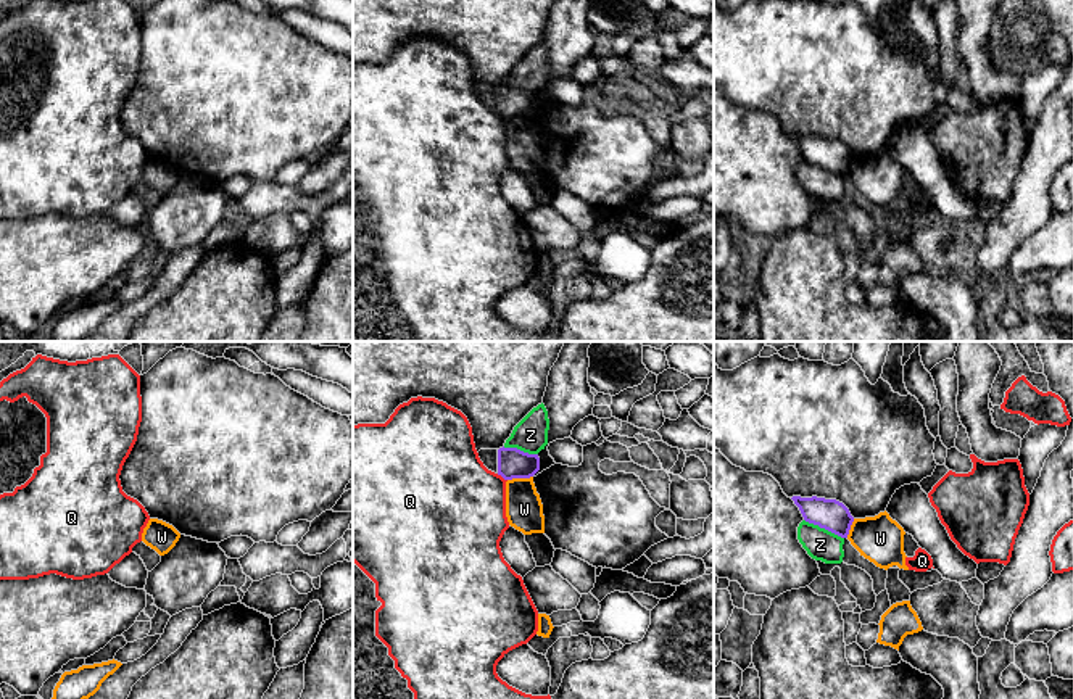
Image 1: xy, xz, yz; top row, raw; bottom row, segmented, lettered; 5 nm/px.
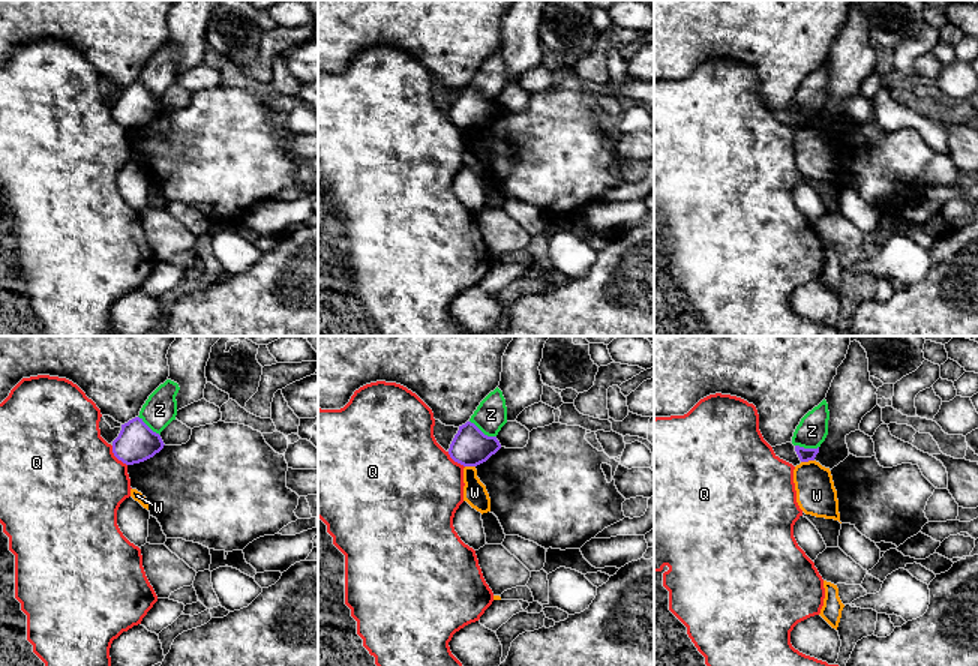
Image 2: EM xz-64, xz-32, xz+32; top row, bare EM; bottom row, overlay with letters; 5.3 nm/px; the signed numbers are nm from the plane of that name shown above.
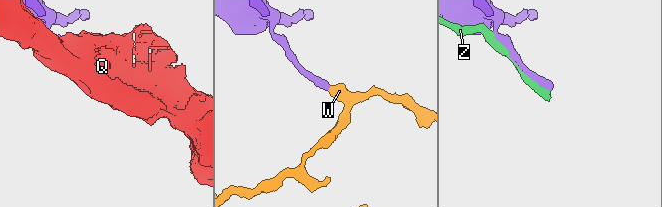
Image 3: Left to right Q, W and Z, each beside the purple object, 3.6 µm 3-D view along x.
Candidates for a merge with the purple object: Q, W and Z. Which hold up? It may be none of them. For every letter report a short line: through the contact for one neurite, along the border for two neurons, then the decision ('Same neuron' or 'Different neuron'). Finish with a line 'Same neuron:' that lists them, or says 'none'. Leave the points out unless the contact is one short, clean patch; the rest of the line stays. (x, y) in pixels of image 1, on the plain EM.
Q: Line: xz (497, 113), (506, 119). Different neuron
W: Line: xz (532, 115), (508, 119). Different neuron
Z: Different neuron
Same neuron: none

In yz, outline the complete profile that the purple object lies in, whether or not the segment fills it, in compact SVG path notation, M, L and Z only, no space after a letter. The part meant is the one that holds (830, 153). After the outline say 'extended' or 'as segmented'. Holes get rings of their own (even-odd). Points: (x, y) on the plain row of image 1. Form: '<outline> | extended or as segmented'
M793 135L791 139L799 147L806 161L818 164L841 177L847 177L854 156L843 142L817 135Z | as segmented

